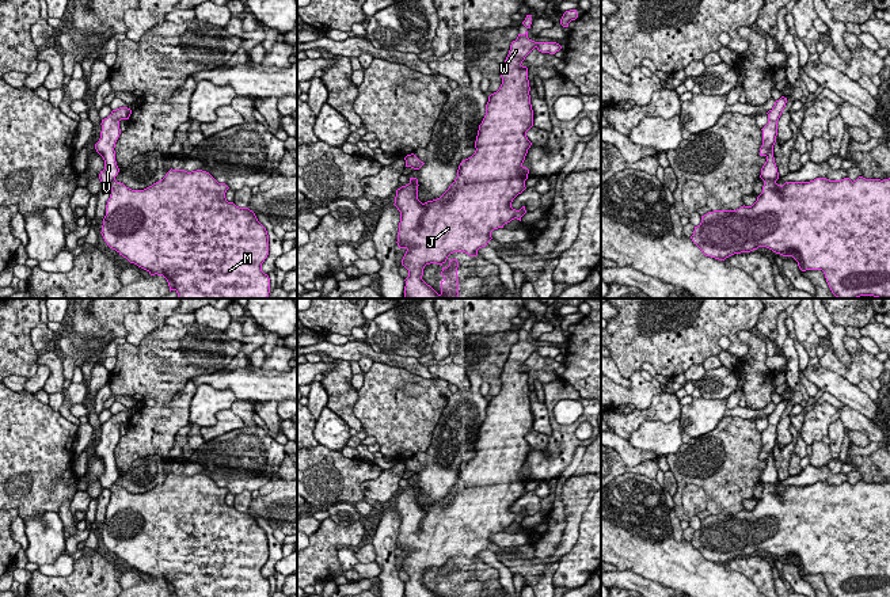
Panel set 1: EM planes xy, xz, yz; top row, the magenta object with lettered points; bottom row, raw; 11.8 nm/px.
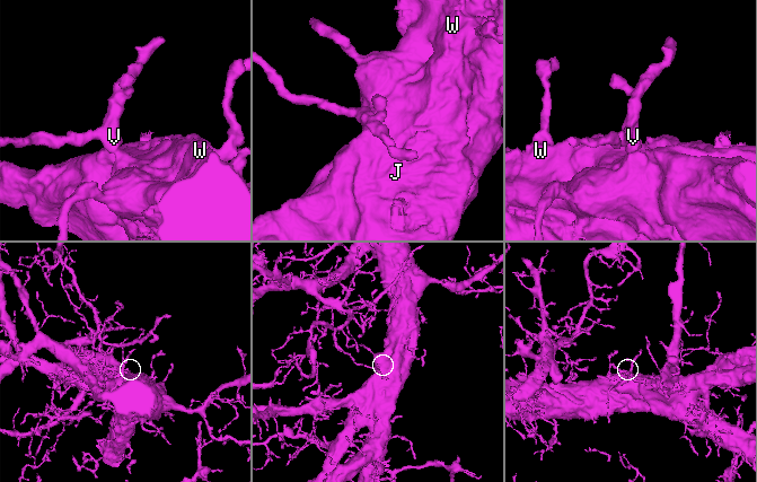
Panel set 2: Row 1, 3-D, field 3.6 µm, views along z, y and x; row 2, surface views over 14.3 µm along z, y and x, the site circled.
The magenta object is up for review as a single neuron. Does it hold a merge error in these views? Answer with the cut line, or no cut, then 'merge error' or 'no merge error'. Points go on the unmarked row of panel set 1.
no cut | no merge error

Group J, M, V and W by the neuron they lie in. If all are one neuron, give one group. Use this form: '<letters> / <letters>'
J M V W

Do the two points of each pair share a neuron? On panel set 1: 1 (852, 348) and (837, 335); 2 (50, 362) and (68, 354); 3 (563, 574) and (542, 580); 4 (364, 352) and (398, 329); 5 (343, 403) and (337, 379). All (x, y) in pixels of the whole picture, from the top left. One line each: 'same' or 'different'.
1: different
2: different
3: different
4: different
5: same

